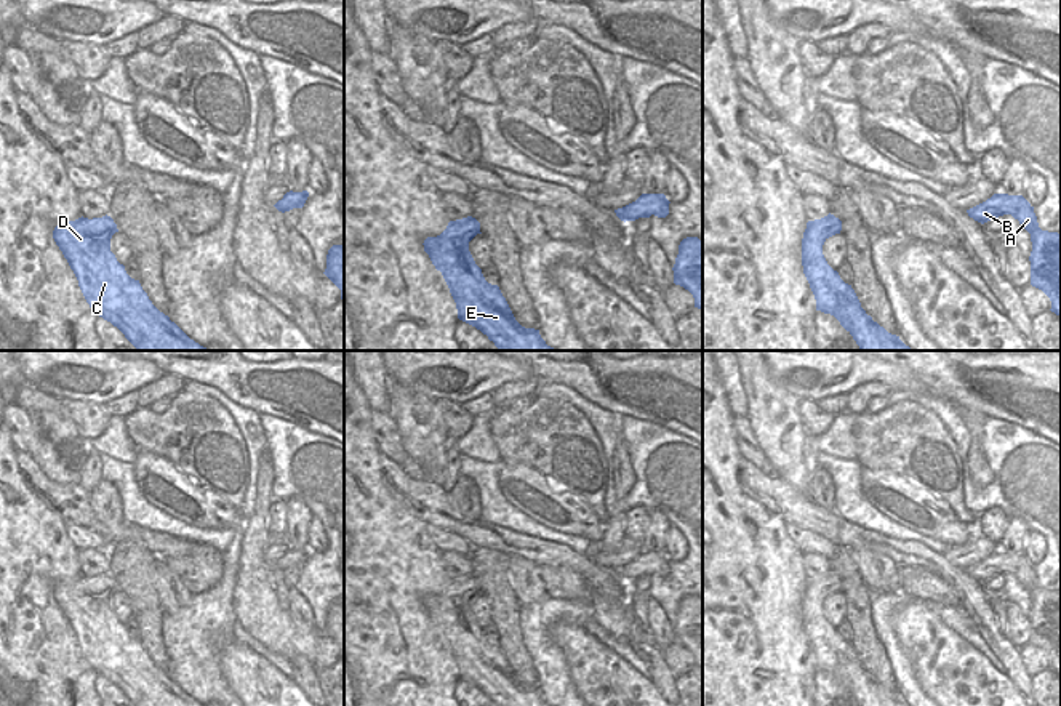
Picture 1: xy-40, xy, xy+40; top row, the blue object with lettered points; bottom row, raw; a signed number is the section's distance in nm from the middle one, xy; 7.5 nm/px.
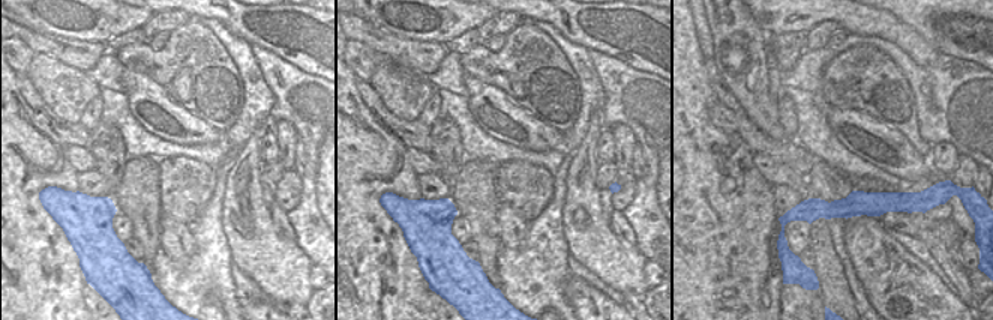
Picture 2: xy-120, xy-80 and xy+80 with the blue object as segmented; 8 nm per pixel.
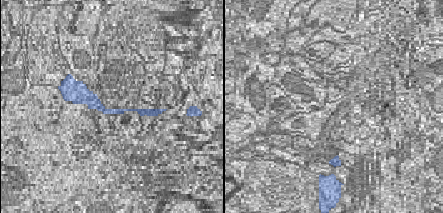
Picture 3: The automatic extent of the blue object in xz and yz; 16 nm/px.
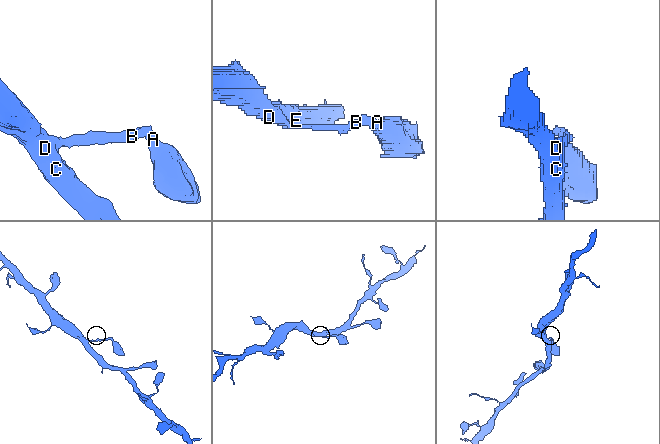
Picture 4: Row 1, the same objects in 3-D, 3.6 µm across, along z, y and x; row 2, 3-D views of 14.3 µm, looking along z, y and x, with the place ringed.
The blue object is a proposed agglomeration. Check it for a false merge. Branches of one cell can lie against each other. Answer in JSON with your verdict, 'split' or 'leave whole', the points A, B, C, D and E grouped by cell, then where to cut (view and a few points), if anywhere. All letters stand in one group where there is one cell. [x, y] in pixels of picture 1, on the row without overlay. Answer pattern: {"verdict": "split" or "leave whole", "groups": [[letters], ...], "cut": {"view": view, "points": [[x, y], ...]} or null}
{"verdict": "leave whole", "groups": [["A", "B", "C", "D", "E"]], "cut": null}

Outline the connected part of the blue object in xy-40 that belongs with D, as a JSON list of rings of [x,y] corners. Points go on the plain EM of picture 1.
[[[107,573],[62,580],[53,589],[53,597],[74,629],[90,666],[96,674],[117,685],[134,706],[203,706],[160,671],[139,639],[126,632],[125,624],[110,610],[110,597],[115,591],[118,591],[117,583]]]

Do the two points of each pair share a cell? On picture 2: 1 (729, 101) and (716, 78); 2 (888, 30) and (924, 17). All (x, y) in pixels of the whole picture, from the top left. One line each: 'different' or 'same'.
1: same
2: different

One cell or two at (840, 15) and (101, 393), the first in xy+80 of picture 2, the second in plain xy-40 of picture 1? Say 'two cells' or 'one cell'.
one cell

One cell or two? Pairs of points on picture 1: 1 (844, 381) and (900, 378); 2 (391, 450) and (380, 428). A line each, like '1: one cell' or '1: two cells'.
1: one cell
2: one cell

